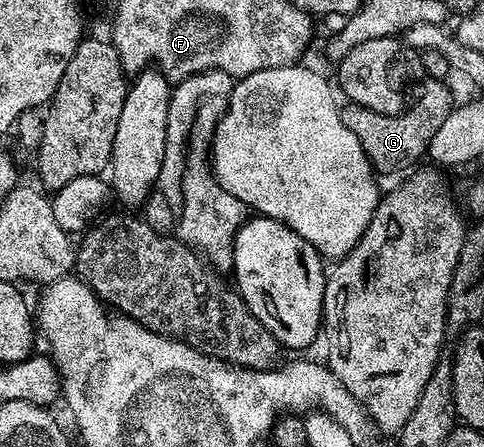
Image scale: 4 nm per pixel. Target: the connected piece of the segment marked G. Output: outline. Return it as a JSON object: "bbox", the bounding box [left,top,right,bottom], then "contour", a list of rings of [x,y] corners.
{"bbox":[341,78,452,173],"contour":[[[438,78],[423,79],[413,89],[412,103],[396,116],[385,116],[359,104],[347,103],[341,109],[344,126],[348,126],[348,130],[352,130],[352,134],[356,134],[356,138],[360,138],[360,146],[364,146],[364,154],[379,173],[398,172],[401,168],[406,167],[409,169],[419,163],[417,160],[421,156],[427,155],[432,142],[432,134],[436,134],[436,130],[440,130],[444,118],[448,118],[452,107],[450,92],[442,84],[445,83]]]}

